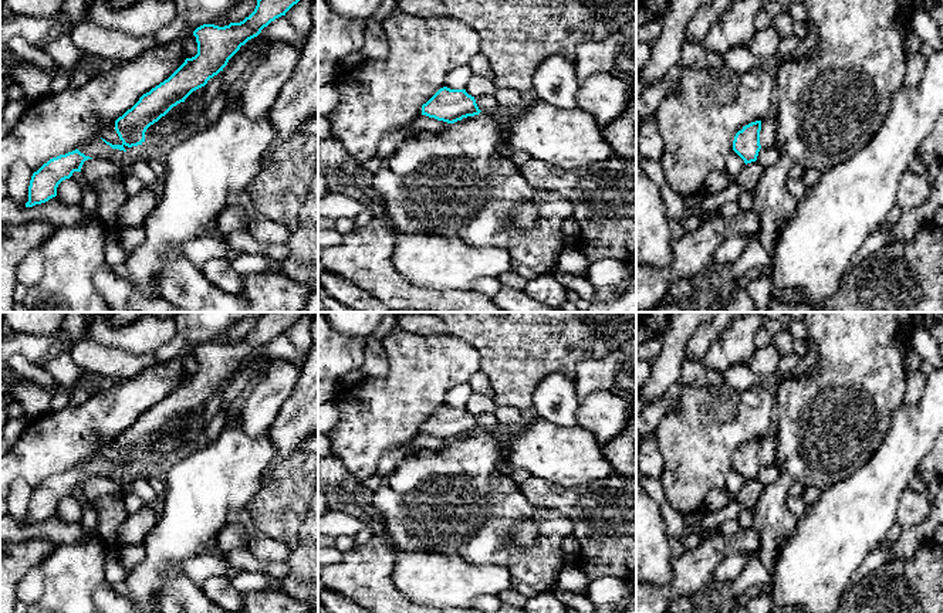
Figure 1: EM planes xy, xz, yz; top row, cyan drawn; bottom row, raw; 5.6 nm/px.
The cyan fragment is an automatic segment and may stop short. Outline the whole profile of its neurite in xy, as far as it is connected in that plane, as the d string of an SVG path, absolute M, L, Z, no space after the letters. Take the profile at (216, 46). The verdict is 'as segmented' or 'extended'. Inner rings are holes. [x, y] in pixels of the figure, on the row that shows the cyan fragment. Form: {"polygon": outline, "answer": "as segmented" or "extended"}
{"polygon": "M257 0L254 11L240 23L230 23L219 27L214 24L203 24L193 31L197 43L197 54L186 58L185 62L163 82L143 94L139 101L115 121L115 131L122 140L121 145L112 145L102 139L112 149L125 150L142 145L145 142L146 129L165 116L173 106L185 99L196 89L205 87L210 78L217 75L227 65L229 60L249 40L257 37L264 27L285 13L300 0Z", "answer": "as segmented"}

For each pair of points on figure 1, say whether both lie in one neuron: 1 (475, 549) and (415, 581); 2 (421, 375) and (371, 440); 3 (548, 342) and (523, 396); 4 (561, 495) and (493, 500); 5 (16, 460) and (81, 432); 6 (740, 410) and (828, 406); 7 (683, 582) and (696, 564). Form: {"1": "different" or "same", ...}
{"1": "different", "2": "same", "3": "same", "4": "different", "5": "same", "6": "different", "7": "same"}

